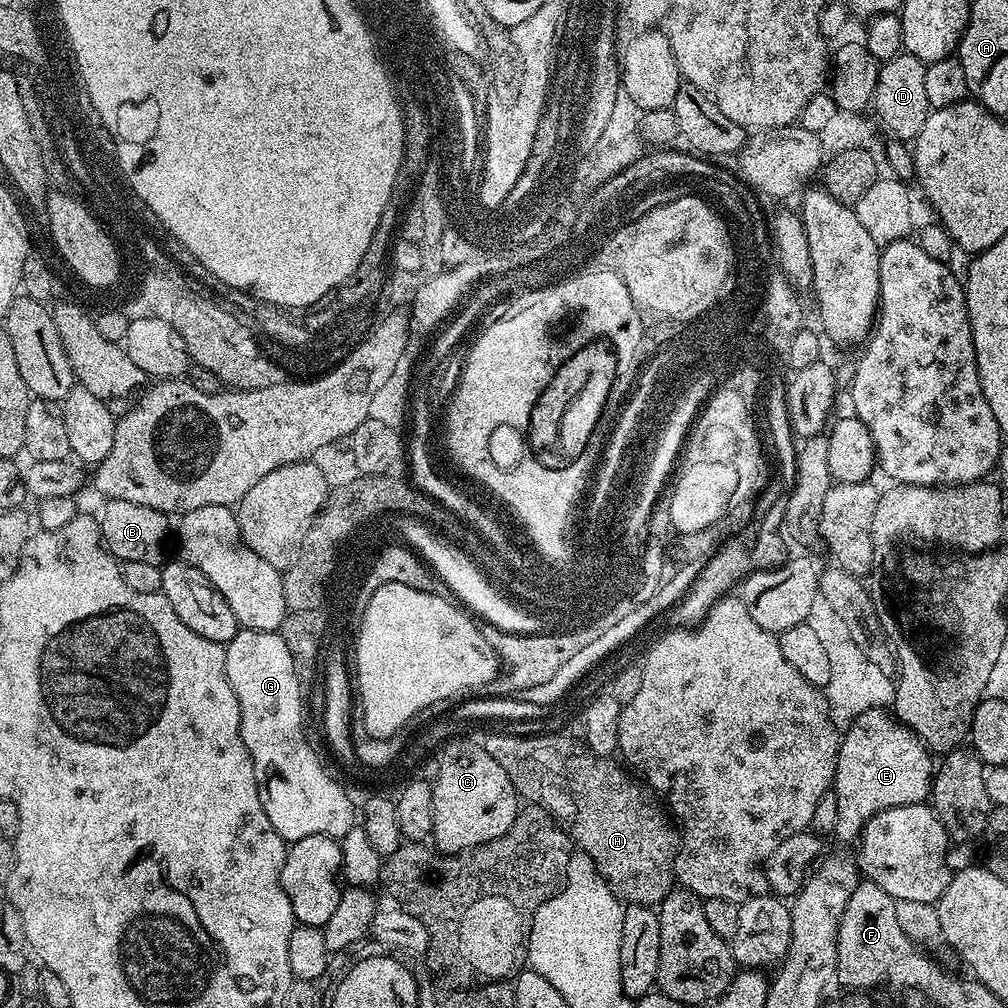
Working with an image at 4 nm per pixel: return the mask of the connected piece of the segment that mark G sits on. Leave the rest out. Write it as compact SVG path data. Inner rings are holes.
M240 628L236 637L229 640L226 654L226 674L230 678L230 686L234 686L234 694L238 698L240 717L242 718L242 738L246 742L246 750L254 762L256 781L260 783L260 797L266 810L266 818L270 818L270 826L278 830L285 842L295 842L302 838L310 838L310 834L322 834L343 838L353 831L358 820L355 808L348 807L348 800L336 788L331 772L322 770L316 764L311 752L305 747L303 732L306 729L304 716L300 713L300 688L302 682L294 670L294 658L286 646L280 632L259 632L249 628Z

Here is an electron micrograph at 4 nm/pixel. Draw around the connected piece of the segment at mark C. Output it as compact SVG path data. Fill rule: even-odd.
M459 743L459 747L449 748L444 762L435 771L434 826L430 837L435 851L441 854L467 852L510 829L518 809L517 790L506 770L497 767L493 759L468 744Z

